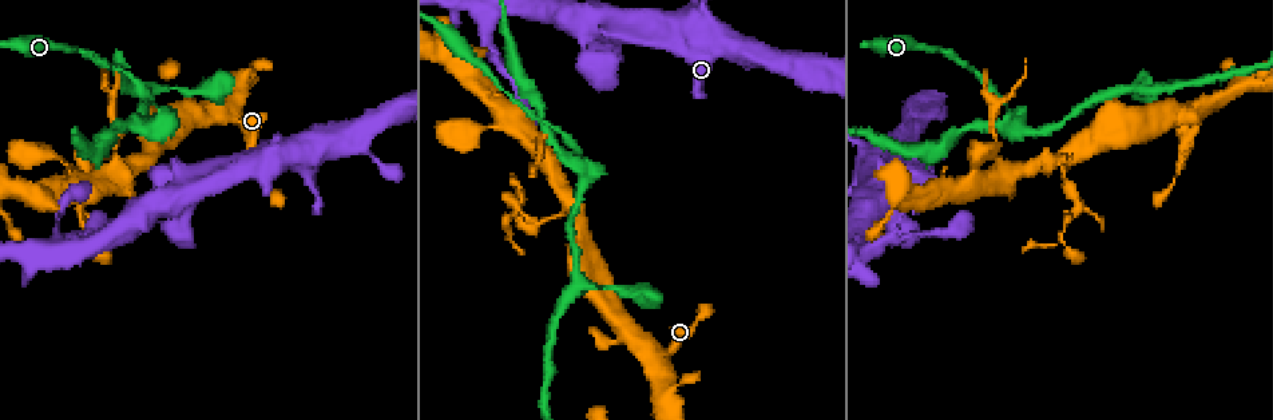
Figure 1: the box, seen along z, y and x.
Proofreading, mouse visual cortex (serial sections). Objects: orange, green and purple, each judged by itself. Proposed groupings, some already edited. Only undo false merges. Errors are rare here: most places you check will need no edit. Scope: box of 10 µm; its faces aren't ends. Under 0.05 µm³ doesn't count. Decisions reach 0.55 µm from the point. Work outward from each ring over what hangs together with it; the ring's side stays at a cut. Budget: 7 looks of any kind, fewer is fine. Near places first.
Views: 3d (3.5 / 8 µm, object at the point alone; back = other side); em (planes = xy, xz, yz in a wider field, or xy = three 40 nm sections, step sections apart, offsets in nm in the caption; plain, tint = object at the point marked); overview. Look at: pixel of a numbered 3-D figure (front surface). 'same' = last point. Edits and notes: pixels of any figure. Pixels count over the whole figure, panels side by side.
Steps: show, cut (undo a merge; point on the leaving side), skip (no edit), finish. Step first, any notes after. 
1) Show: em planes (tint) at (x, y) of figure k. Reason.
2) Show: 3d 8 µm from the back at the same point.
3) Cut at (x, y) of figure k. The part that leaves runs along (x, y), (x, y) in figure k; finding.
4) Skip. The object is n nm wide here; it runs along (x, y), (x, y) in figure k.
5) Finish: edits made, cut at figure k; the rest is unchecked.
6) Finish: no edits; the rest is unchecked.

Show: 3d 3.5 µm at (159, 126) of figure 1. A narrow waist.

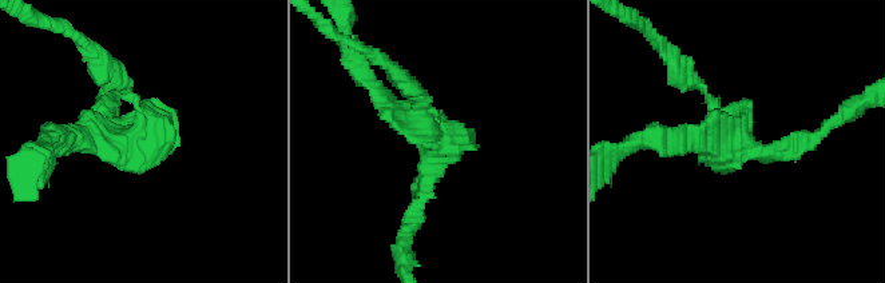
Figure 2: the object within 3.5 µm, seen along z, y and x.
Show: em xy step 5 (tint) at (740, 144) of figure 2.

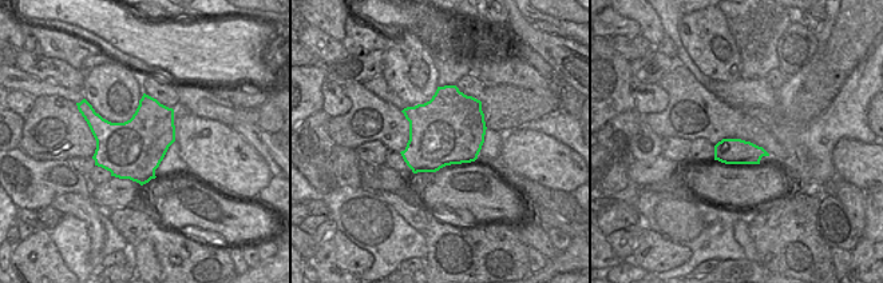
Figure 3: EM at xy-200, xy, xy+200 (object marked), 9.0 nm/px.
Cut at (707, 130) of figure 2. The object is 650 nm wide here; the part that leaves runs along (726, 126), (778, 151), (833, 122) in figure 2; two cells meet here.

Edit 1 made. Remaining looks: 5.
Show: 3d 8 µm at (526, 215) of figure 1. Sudden change in width.

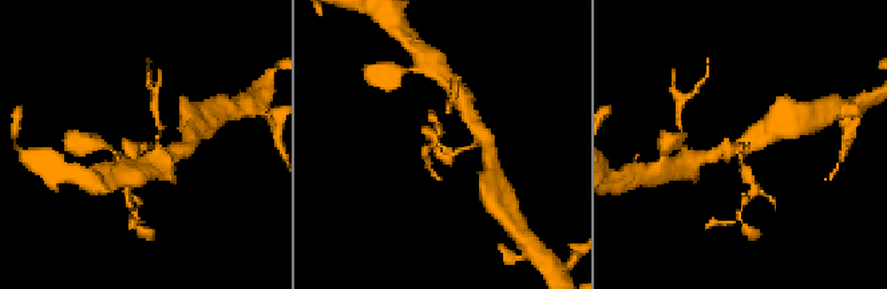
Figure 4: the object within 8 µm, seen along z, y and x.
Show: em xy step 1 (tint) at the same point.

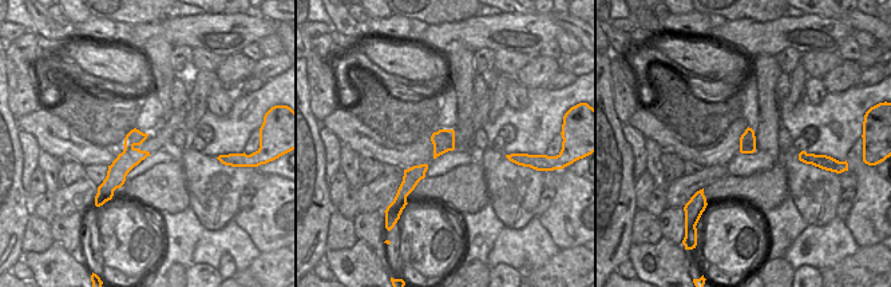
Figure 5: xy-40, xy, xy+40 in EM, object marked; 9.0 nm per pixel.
Cut at (745, 170) of figure 4. The part that leaves runs along (740, 153), (753, 179), (749, 197) in figure 4; a second cell is stuck on.

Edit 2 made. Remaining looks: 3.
Finish: edits made, cut at figure 2, cut at figure 4; the rest is unchecked.

